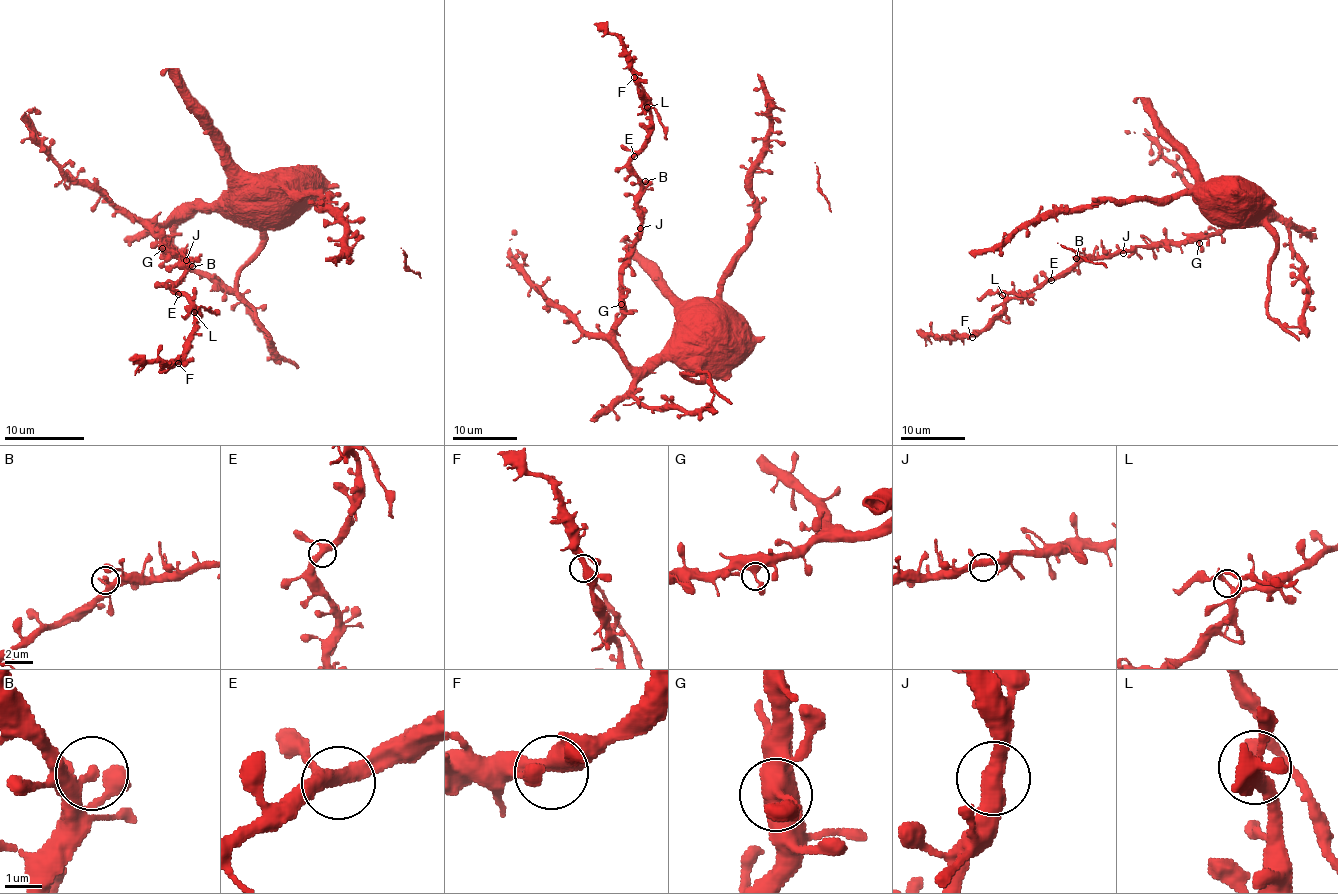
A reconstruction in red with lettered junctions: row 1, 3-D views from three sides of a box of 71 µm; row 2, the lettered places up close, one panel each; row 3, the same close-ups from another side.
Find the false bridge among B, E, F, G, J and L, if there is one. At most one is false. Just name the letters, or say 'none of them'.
L

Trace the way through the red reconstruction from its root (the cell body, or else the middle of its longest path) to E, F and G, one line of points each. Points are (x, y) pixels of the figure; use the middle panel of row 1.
E: (730, 336), (692, 341), (656, 365), (637, 368), (615, 339), (621, 265), (640, 225), (634, 156)
F: (730, 336), (692, 341), (637, 368), (615, 339), (621, 265), (640, 225), (631, 160), (650, 123), (634, 77)
G: (730, 336), (692, 341), (656, 365), (634, 368), (615, 339), (621, 304)

